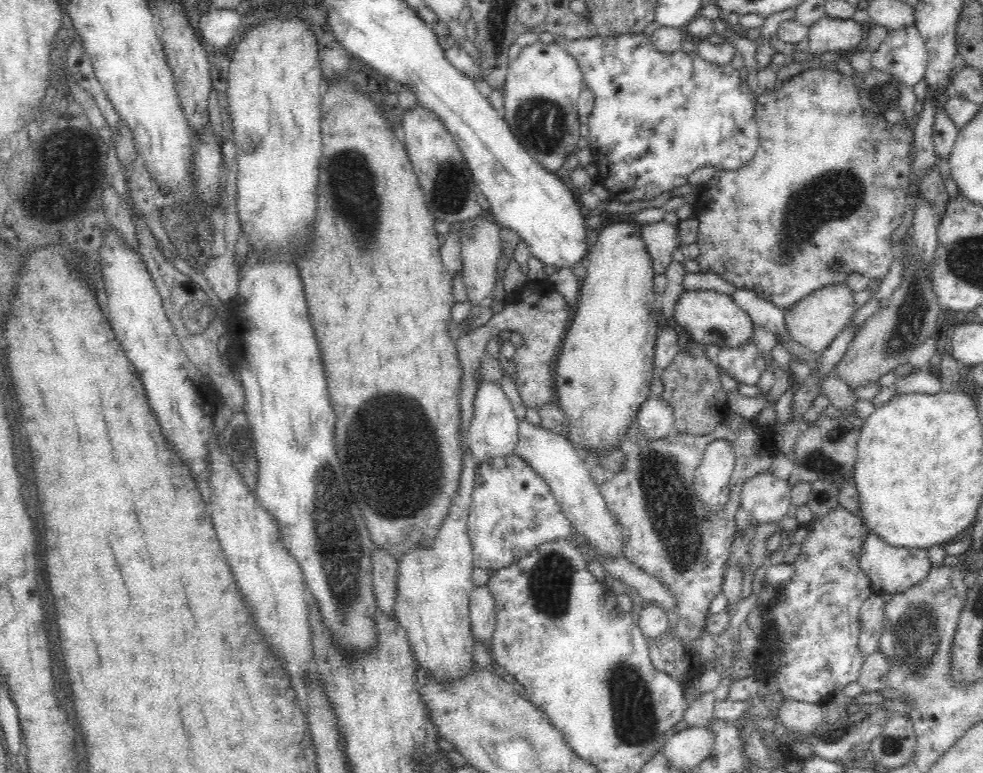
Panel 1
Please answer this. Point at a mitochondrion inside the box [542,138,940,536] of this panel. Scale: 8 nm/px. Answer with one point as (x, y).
(836, 196)

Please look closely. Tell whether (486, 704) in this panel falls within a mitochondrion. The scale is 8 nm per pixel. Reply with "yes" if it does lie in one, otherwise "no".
no

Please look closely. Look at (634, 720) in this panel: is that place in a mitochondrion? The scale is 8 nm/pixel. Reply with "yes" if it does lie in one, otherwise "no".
yes

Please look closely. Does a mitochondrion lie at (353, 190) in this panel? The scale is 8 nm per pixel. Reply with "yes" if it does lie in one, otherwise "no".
yes

